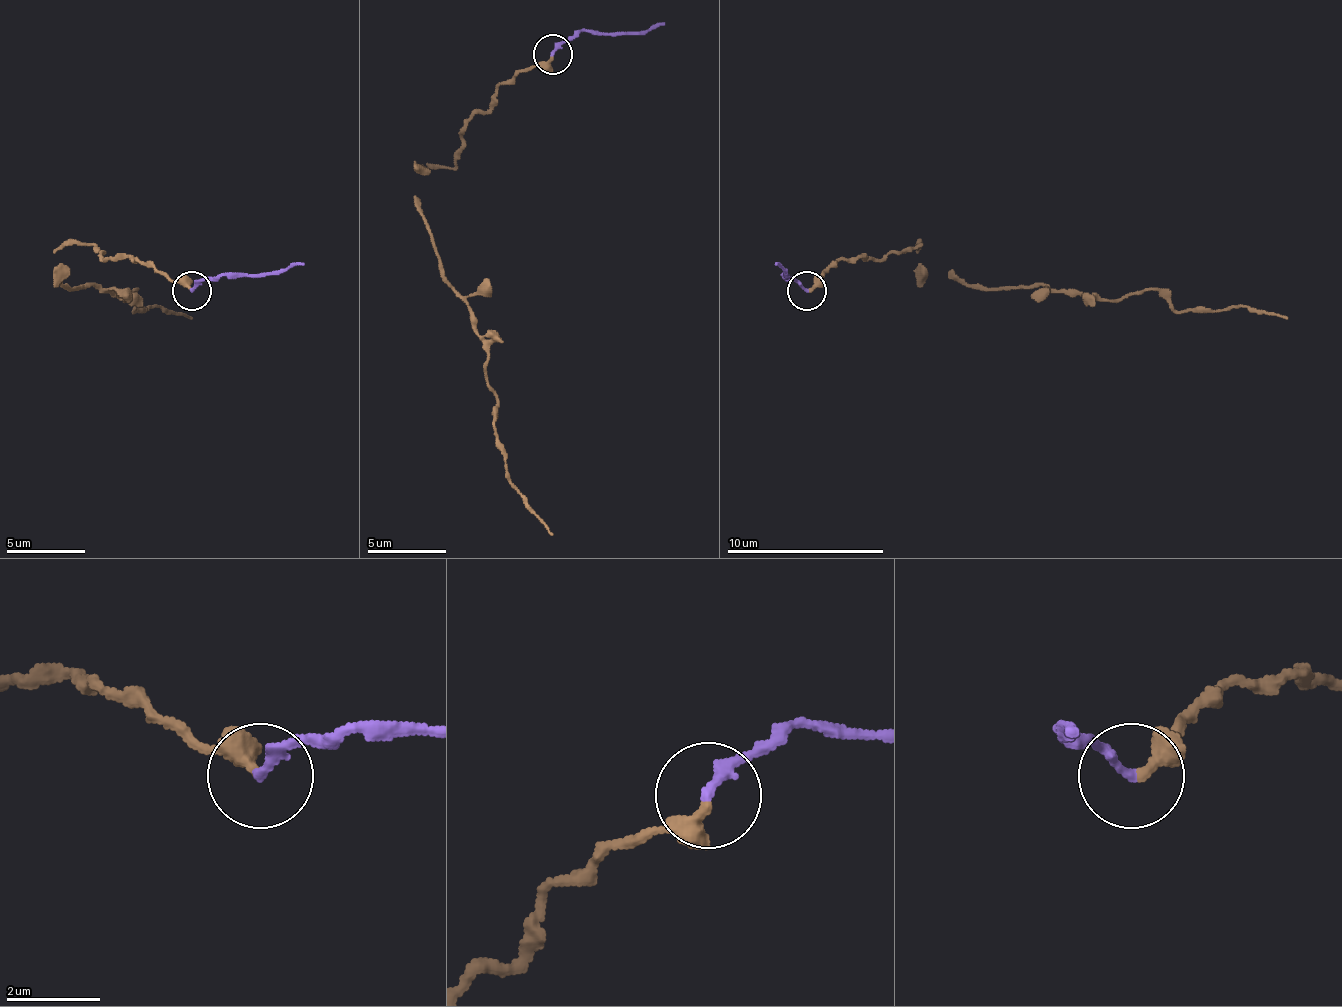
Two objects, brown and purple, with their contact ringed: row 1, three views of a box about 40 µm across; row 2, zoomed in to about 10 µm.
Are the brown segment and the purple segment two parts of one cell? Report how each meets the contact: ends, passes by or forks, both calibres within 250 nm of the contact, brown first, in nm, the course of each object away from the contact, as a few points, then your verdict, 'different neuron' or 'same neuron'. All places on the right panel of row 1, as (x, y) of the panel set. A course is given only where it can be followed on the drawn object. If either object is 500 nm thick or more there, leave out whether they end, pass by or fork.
brown passes by | purple ends | 220/220 nm | brown via (809, 289), (841, 258), (920, 242), (924, 270), (987, 289), (1105, 301), (1148, 289), (1176, 309), (1286, 317) | purple via (806, 289), (782, 274), (786, 274), (774, 262) | same neuron

